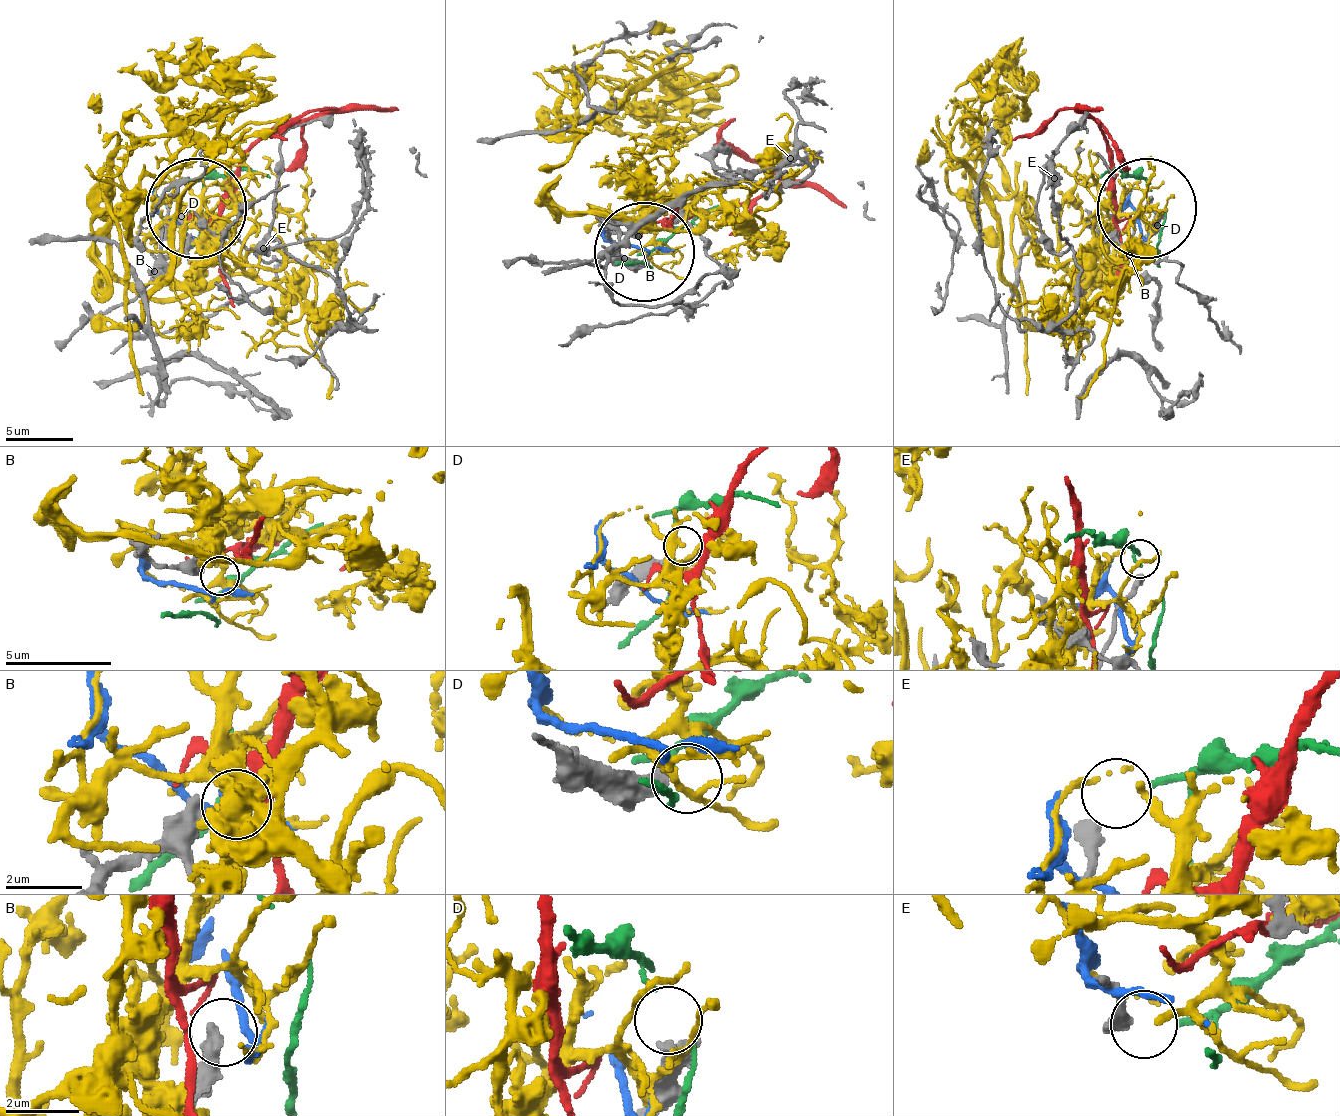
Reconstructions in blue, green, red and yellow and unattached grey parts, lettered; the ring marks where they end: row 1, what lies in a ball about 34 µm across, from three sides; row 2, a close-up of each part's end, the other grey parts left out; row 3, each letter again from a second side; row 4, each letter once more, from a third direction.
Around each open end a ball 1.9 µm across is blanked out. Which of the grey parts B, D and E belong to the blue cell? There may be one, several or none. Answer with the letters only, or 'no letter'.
no letter

